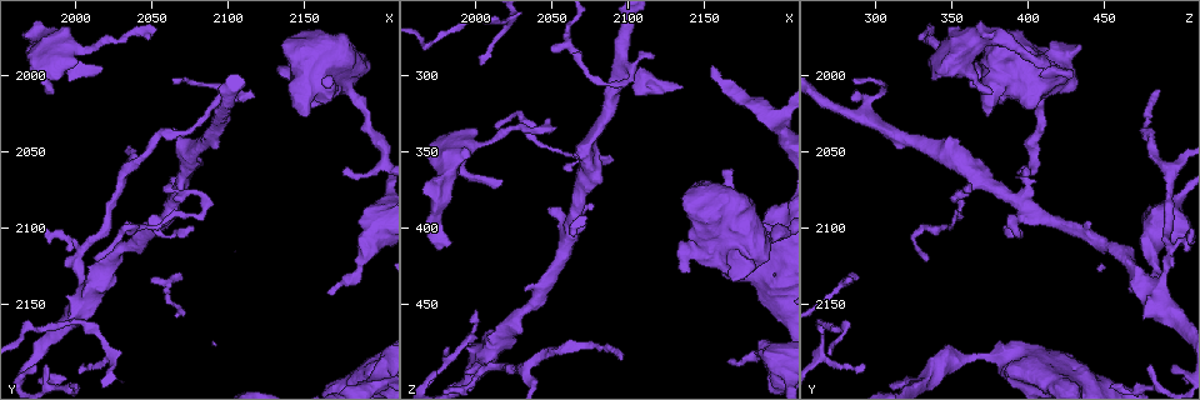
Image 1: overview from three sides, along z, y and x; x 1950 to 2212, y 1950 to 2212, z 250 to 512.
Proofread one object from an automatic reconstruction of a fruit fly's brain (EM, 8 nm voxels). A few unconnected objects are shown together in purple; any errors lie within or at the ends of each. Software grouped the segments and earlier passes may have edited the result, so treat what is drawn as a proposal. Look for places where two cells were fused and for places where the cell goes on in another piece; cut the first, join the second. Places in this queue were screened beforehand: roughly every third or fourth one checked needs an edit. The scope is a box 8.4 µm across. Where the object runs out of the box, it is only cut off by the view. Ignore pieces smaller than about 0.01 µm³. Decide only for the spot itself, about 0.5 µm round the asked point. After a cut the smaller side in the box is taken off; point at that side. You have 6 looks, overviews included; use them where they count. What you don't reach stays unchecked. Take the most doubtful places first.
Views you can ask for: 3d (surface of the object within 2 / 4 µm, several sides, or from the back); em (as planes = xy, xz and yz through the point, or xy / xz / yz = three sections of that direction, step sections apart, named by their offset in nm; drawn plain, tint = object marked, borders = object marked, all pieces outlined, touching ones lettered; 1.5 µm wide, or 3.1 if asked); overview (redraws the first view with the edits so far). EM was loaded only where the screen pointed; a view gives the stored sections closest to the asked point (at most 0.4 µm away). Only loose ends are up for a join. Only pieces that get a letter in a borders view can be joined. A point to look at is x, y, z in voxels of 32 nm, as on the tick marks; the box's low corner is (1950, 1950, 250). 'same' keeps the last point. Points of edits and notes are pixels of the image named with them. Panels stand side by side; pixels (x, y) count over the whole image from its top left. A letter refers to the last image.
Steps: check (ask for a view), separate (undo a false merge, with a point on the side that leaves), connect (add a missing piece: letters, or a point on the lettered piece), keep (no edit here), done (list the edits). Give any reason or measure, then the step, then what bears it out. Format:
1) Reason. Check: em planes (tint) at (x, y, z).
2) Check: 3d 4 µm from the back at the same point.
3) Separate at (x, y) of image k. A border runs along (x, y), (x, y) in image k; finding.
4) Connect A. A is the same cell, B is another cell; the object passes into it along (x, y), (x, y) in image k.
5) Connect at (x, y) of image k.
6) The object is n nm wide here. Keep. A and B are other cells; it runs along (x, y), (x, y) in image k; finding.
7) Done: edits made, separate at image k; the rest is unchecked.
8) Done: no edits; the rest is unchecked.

Free end. Check: em xy step 8 (tint) at (1984, 1988, 410).

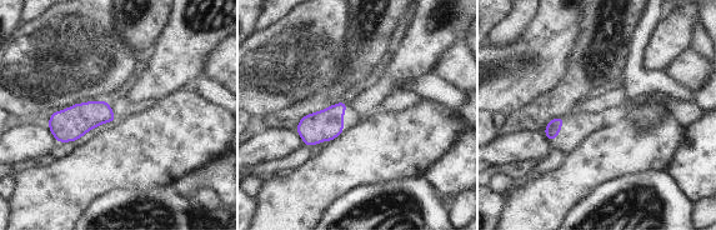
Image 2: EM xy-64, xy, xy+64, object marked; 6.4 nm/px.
Check: em planes (borders) at the same point.

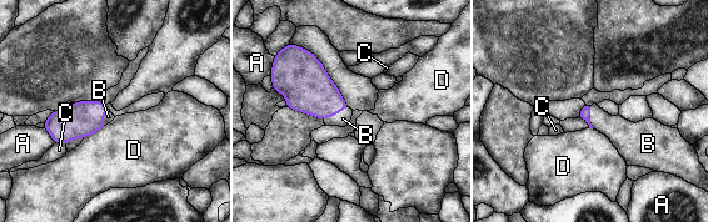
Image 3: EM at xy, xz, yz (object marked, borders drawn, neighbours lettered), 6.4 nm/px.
Connect B. B is the same cell, A, C and D are other cells; the object passes into it along (308, 89), (335, 114), (343, 119) in image 3; the cell continues.

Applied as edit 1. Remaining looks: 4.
An open end. Check: em planes (plain) at (2016, 1994, 368).

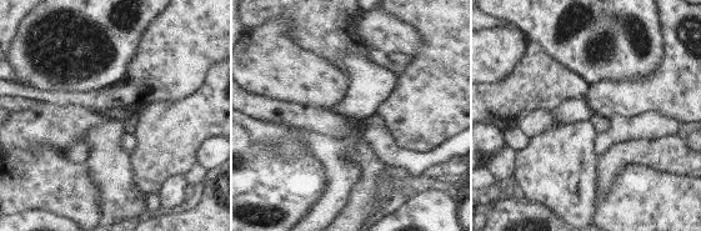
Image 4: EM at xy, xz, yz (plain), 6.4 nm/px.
Check: em planes (borders) at the same point.

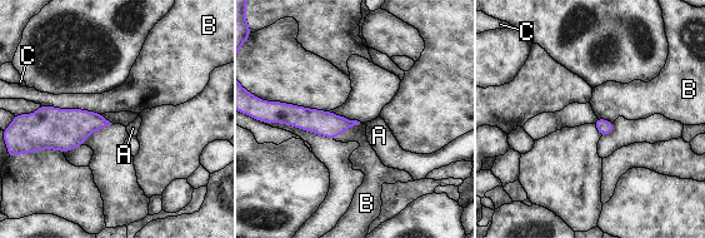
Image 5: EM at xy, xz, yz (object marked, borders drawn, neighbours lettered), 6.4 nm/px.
Keep. A, B and C are other cells; none of them fits.

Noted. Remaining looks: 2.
Thick turns thin. Check: em planes (borders) at (2182, 2134, 484).

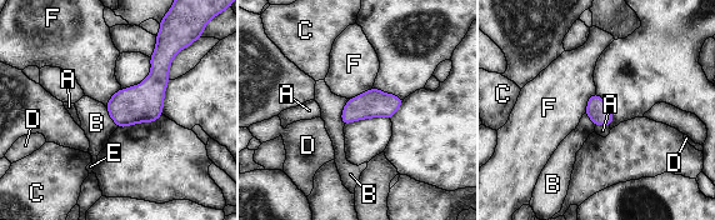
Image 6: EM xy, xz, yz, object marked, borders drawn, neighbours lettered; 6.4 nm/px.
The object is 180 nm wide here. Keep. A, B, C, D, E and F are other cells; a border runs along (371, 86), (349, 99) in image 6; continuous, no second cell.

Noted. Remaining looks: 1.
Done: edits made, connect at image 3; the rest is unchecked.

